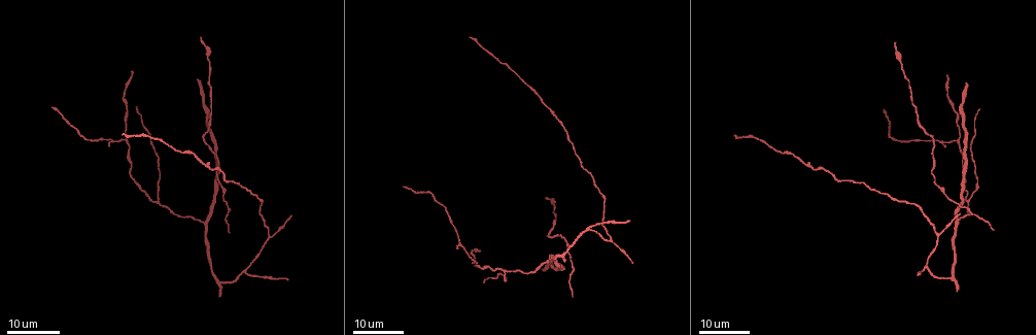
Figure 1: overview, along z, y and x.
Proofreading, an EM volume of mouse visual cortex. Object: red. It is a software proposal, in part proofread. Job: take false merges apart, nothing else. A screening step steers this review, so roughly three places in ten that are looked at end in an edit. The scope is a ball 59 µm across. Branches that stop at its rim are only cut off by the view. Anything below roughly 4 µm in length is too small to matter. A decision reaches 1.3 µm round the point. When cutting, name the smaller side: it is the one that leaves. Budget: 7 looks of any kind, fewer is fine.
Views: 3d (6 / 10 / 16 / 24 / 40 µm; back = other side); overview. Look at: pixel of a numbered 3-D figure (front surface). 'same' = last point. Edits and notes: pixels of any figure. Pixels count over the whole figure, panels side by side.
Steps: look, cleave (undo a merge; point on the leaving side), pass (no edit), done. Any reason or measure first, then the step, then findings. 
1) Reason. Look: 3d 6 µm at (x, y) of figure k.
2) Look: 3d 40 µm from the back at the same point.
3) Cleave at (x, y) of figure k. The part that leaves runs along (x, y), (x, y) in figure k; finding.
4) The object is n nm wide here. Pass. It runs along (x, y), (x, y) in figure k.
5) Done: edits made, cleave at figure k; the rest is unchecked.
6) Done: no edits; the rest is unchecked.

Branch point. Look: 3d 16 µm at (125, 138) of figure 1.

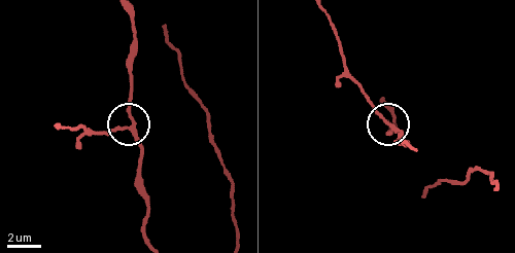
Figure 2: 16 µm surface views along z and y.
Closer look. Look: 3d 6 µm at (132, 127) of figure 2.

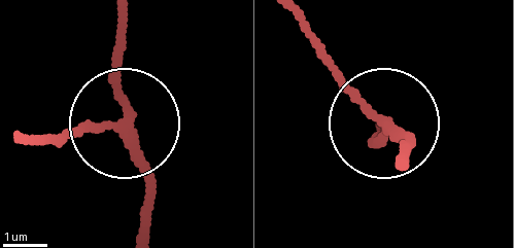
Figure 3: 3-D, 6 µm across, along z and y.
Look: 3d 6 µm from the back at (121, 124) of figure 3.

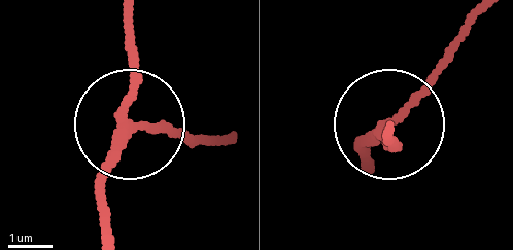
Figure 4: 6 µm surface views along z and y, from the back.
The side arm is 15 µm long; 3 arms meet here. Pass. One cell here.

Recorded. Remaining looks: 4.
Look: 3d 24 µm at (204, 224) of figure 1.

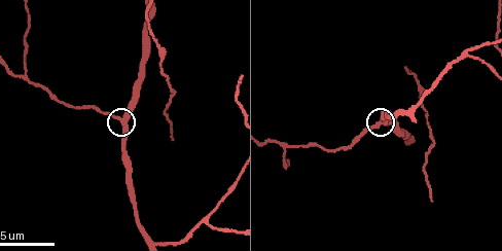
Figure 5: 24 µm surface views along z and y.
Look: 3d 6 µm at (125, 118) of figure 5.

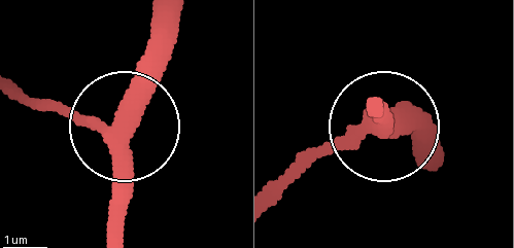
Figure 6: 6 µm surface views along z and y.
3 arms meet here. Pass. It runs along (124, 238), (124, 105), (175, 42) in figure 6; one cell here.

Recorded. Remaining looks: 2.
Sudden change in width. Look: 3d 24 µm at (103, 137) of figure 1.

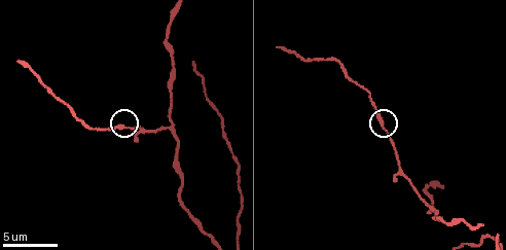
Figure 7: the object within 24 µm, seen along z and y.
Look: 3d 10 µm at (125, 127) of figure 7.

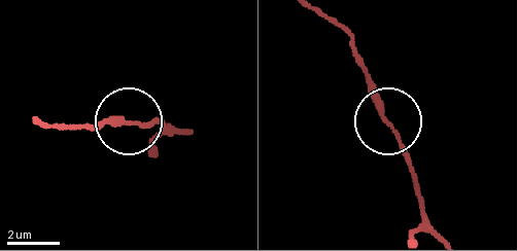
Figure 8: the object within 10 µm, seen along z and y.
The object is 190 nm wide here. Pass. It runs along (185, 131), (103, 124) in figure 8; all the same cell.

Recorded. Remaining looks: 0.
Done: no edits; the rest is unchecked.

